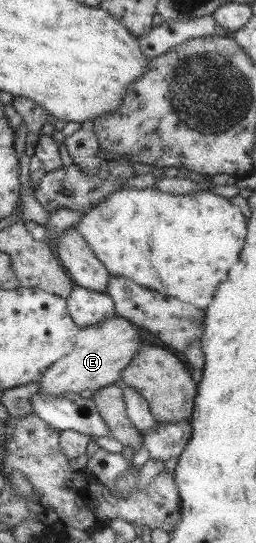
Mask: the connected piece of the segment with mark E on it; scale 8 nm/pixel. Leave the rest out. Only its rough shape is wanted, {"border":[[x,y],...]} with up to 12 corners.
{"border":[[112,318],[82,328],[40,378],[60,396],[121,381],[145,343]]}

